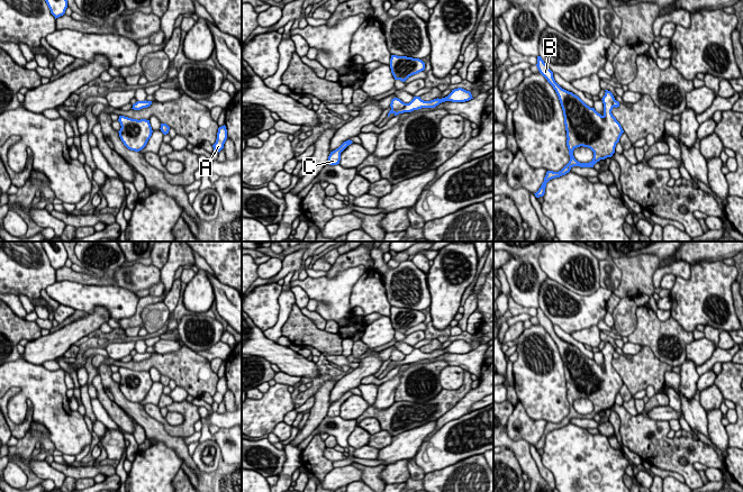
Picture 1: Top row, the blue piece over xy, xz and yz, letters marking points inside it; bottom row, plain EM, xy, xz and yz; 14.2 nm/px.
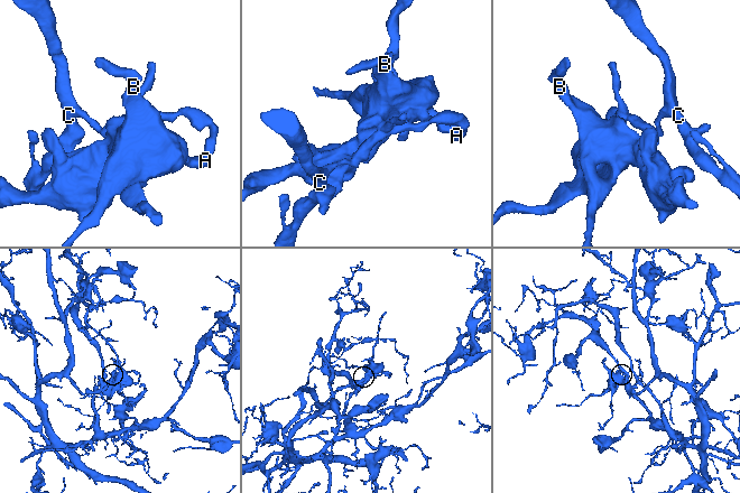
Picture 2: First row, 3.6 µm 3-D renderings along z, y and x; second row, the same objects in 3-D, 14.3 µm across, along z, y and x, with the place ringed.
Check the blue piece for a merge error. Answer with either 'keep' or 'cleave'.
cleave

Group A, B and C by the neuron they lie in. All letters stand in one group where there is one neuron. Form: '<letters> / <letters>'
A B / C

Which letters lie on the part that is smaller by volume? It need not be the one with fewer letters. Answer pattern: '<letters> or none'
C

